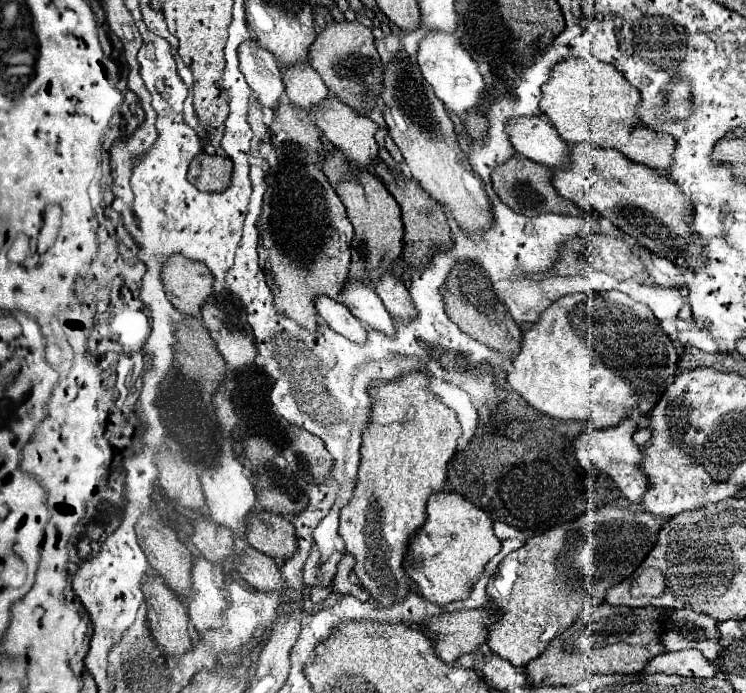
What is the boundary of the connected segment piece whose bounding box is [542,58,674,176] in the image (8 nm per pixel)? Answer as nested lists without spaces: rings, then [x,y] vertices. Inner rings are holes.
[[[568,58],[560,64],[554,66],[550,80],[542,86],[542,112],[550,118],[558,134],[568,142],[568,144],[578,144],[578,142],[592,142],[596,148],[614,148],[622,152],[628,160],[646,164],[654,168],[660,174],[670,174],[670,162],[674,154],[674,140],[668,134],[650,130],[642,124],[638,118],[638,102],[640,94],[638,90],[610,64],[604,64],[600,60],[582,60],[582,58]]]

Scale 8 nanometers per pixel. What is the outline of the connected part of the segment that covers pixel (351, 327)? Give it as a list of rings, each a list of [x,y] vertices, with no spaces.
[[[320,296],[316,300],[316,310],[318,314],[324,318],[324,322],[338,334],[346,336],[348,340],[356,342],[356,344],[364,344],[368,338],[368,332],[362,328],[362,324],[352,316],[352,312],[342,306],[340,302],[328,298],[328,296]]]

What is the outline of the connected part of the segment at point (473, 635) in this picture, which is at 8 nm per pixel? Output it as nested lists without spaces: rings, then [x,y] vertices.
[[[492,608],[482,610],[458,610],[454,614],[440,614],[420,626],[432,634],[436,654],[444,662],[454,662],[458,656],[478,650],[486,644],[488,630],[498,622],[498,614]]]

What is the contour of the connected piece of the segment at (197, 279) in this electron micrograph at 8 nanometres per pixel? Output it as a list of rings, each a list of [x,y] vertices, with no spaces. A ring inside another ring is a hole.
[[[180,254],[172,256],[162,270],[162,280],[168,300],[184,316],[200,318],[202,302],[214,294],[214,276],[200,264]]]

